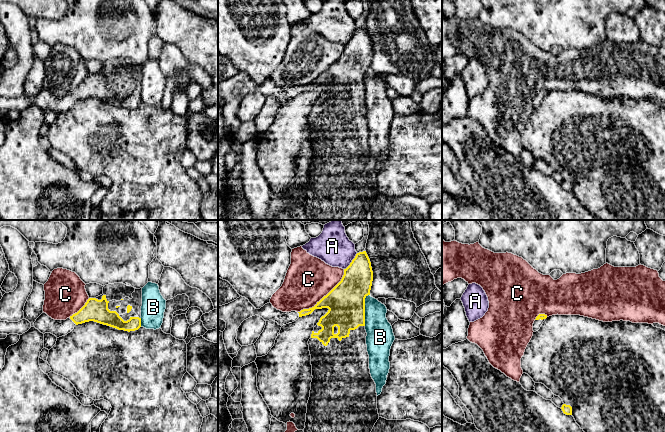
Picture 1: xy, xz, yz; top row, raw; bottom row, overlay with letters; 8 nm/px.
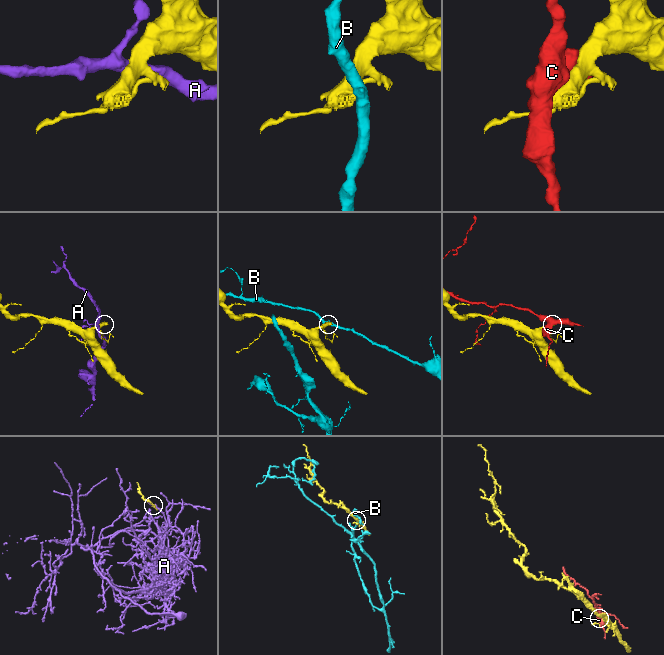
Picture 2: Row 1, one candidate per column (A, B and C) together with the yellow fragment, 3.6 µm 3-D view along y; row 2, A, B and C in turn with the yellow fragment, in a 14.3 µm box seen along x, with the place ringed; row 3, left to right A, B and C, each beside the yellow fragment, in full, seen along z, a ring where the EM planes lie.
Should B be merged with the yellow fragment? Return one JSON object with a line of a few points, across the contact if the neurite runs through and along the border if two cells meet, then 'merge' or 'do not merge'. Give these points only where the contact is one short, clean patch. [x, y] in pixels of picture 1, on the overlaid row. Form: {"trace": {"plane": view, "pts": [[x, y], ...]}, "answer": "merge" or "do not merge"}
{"answer": "do not merge"}

